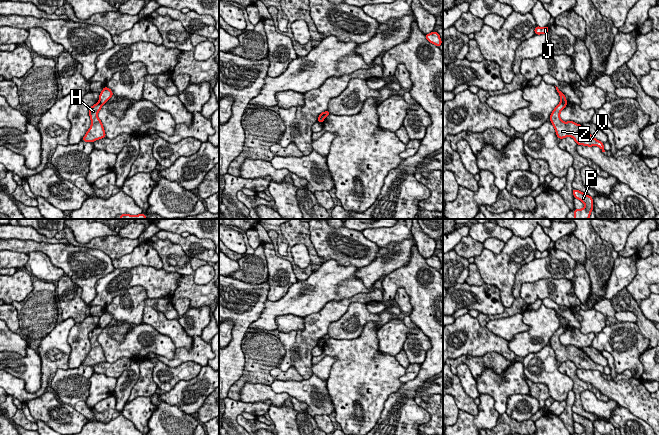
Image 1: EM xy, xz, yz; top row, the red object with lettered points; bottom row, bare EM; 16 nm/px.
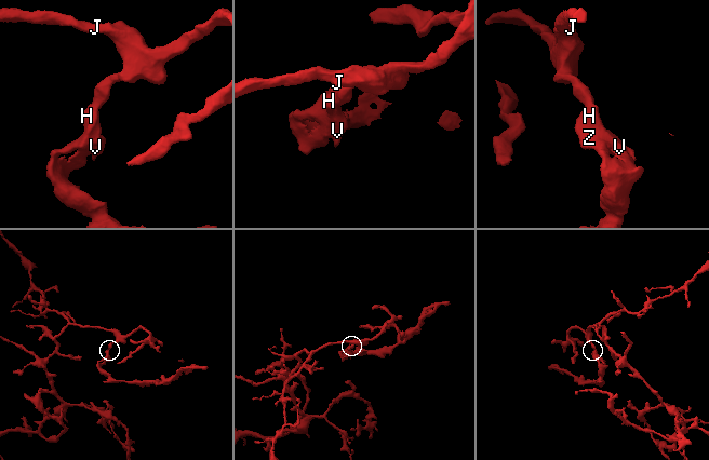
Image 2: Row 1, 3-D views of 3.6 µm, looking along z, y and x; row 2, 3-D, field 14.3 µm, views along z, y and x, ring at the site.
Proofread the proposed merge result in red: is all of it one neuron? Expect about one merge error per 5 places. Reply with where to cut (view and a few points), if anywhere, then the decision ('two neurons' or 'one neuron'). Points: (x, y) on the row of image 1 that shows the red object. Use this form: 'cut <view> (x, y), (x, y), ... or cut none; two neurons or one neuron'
cut yz (566, 100), (560, 103); two neurons

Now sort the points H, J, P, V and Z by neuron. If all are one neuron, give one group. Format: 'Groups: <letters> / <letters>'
Groups: H P V Z / J

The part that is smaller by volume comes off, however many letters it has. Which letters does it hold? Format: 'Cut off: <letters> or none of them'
Cut off: H, P, V, Z

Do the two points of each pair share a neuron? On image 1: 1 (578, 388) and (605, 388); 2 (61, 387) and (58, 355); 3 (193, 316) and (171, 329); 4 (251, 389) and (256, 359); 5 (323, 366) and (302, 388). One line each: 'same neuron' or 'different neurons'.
1: different neurons
2: different neurons
3: different neurons
4: different neurons
5: different neurons

